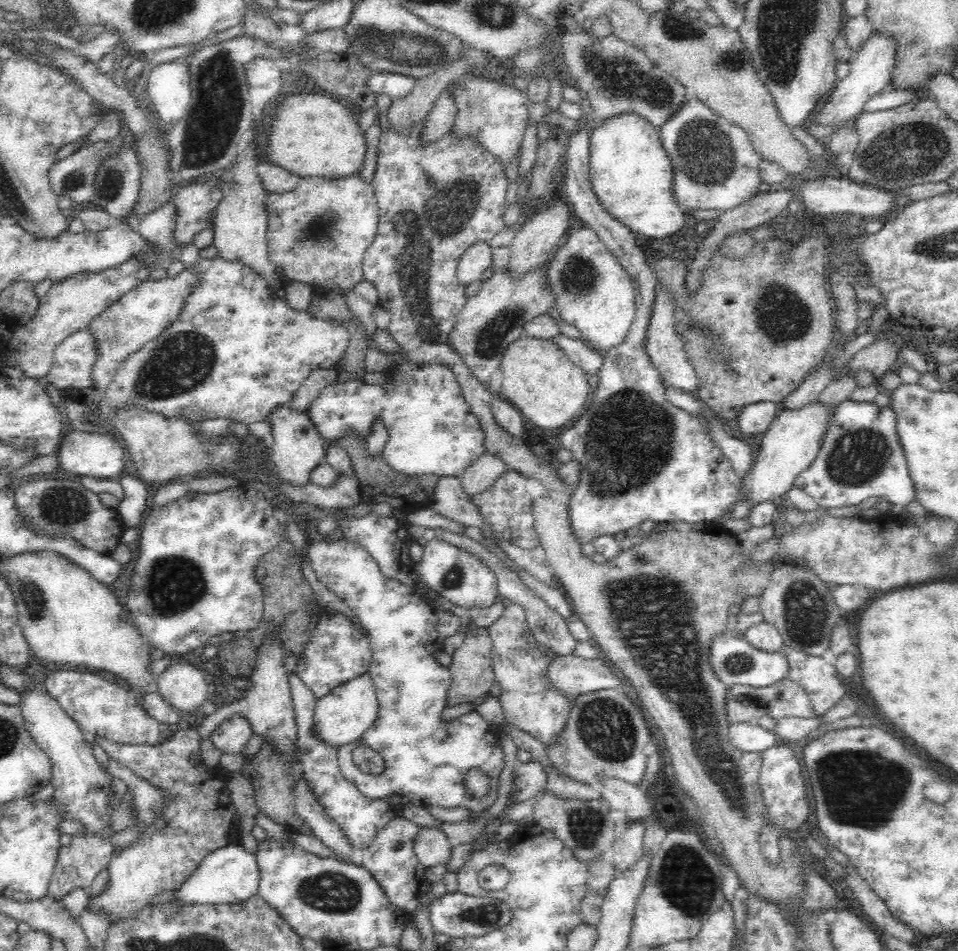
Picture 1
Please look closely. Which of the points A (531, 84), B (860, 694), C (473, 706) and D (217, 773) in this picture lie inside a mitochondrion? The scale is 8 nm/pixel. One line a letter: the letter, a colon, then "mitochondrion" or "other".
A: other
B: other
C: other
D: other

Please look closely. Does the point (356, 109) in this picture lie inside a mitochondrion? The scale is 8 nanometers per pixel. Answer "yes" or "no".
no

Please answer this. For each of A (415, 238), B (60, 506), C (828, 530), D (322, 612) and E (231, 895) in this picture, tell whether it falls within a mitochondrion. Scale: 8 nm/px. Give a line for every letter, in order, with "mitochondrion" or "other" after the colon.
A: mitochondrion
B: mitochondrion
C: other
D: other
E: other

